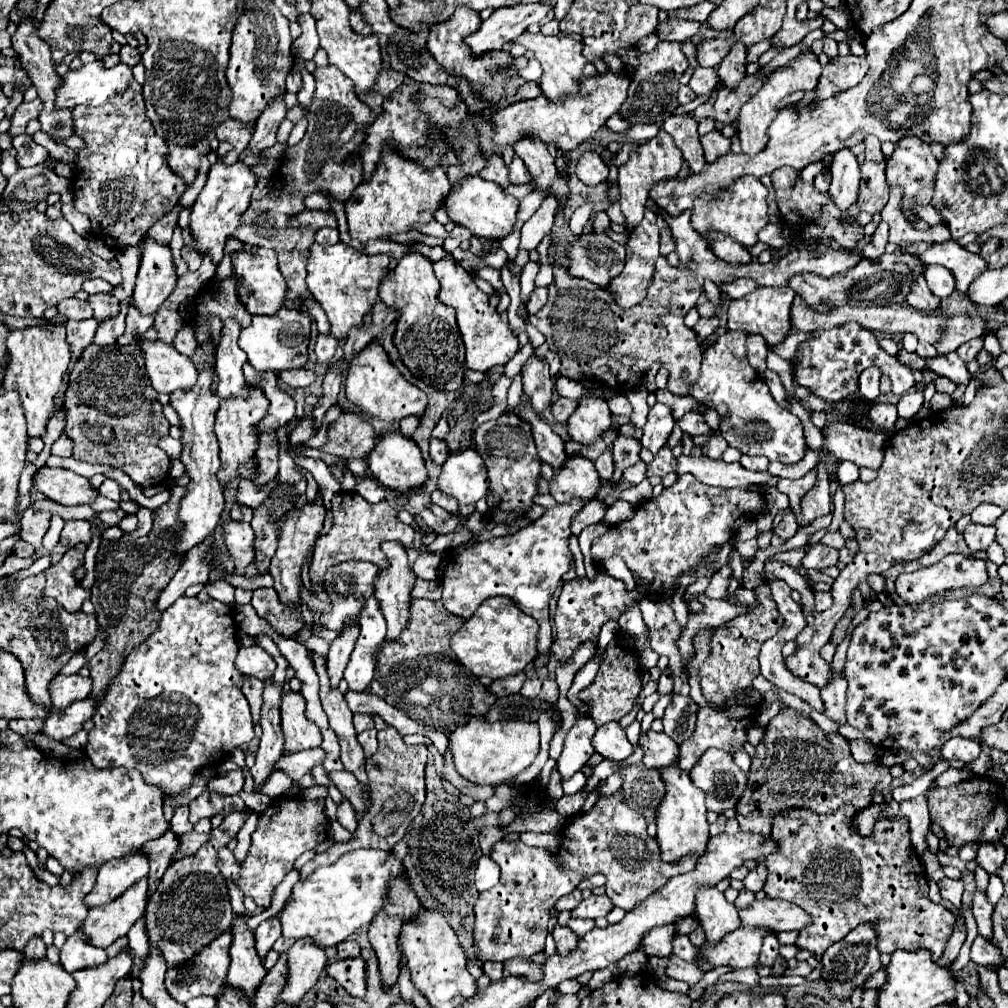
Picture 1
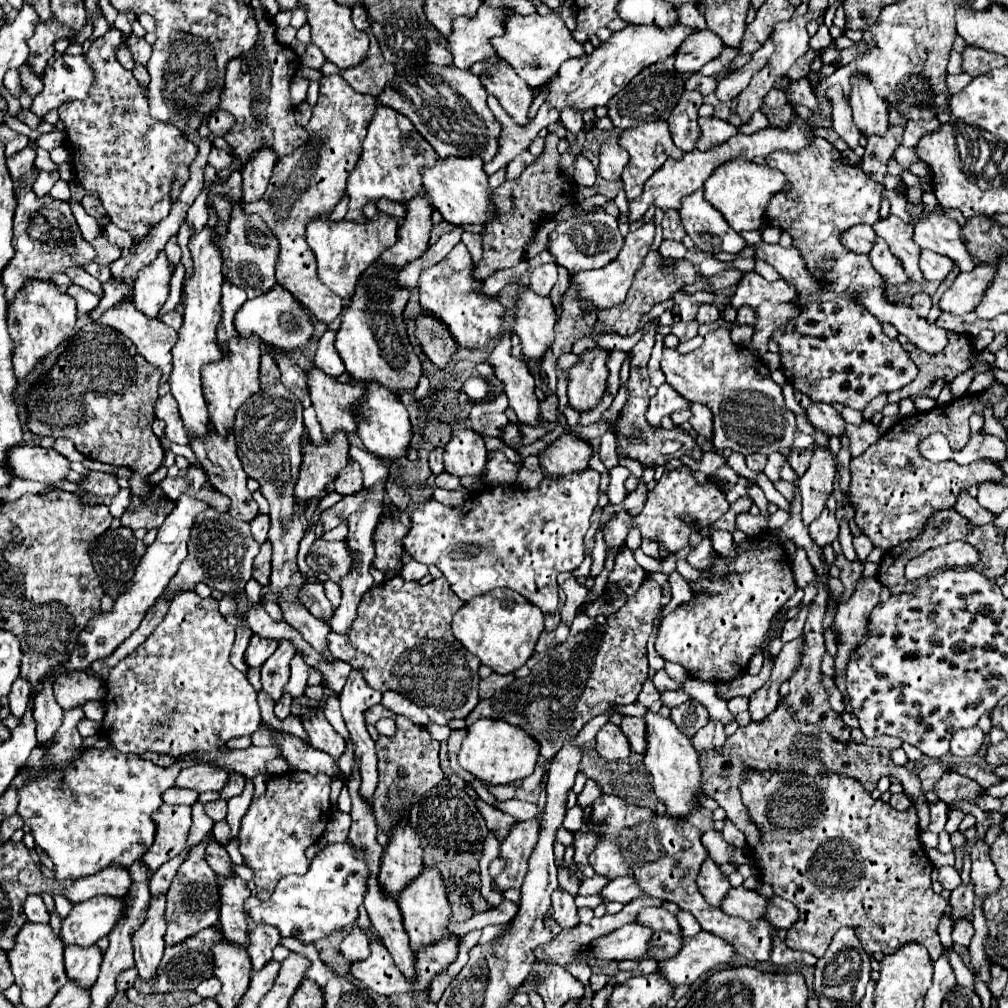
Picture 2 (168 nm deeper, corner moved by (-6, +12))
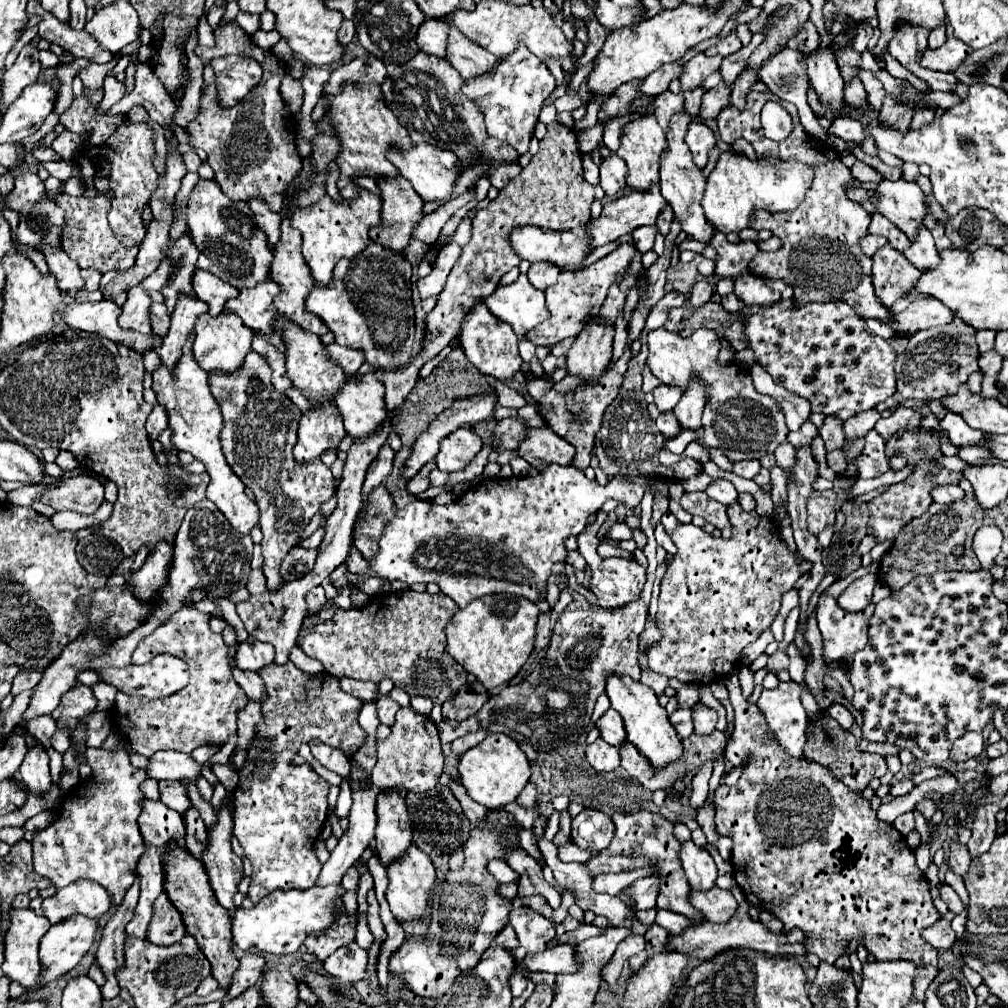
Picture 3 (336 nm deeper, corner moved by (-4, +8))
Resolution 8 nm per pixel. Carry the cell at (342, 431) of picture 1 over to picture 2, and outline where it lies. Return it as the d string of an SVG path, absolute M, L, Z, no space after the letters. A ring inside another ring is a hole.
M312 366L306 372L306 384L310 392L312 406L322 424L322 432L326 436L334 434L334 430L344 430L346 434L356 432L356 418L352 402L358 402L364 396L362 384L340 384L336 378L324 374L320 368Z

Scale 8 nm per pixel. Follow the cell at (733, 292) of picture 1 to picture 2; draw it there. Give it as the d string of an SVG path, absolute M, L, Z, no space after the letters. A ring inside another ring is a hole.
M722 270L720 274L708 278L708 284L714 292L724 292L726 288L730 286L736 286L738 284L738 278L742 278L742 272L740 270Z

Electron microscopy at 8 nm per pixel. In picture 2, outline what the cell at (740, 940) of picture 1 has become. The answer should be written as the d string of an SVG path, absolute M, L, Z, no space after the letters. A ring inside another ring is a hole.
M700 932L692 938L682 938L678 956L658 960L658 972L670 980L670 986L694 984L710 974L714 968L722 968L734 956L734 948L710 932Z

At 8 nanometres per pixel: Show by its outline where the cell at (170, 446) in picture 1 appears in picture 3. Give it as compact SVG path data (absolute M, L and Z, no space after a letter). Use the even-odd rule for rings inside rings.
M156 406L152 410L152 414L146 420L146 430L150 434L150 440L158 440L158 436L168 428L168 418L162 406Z

